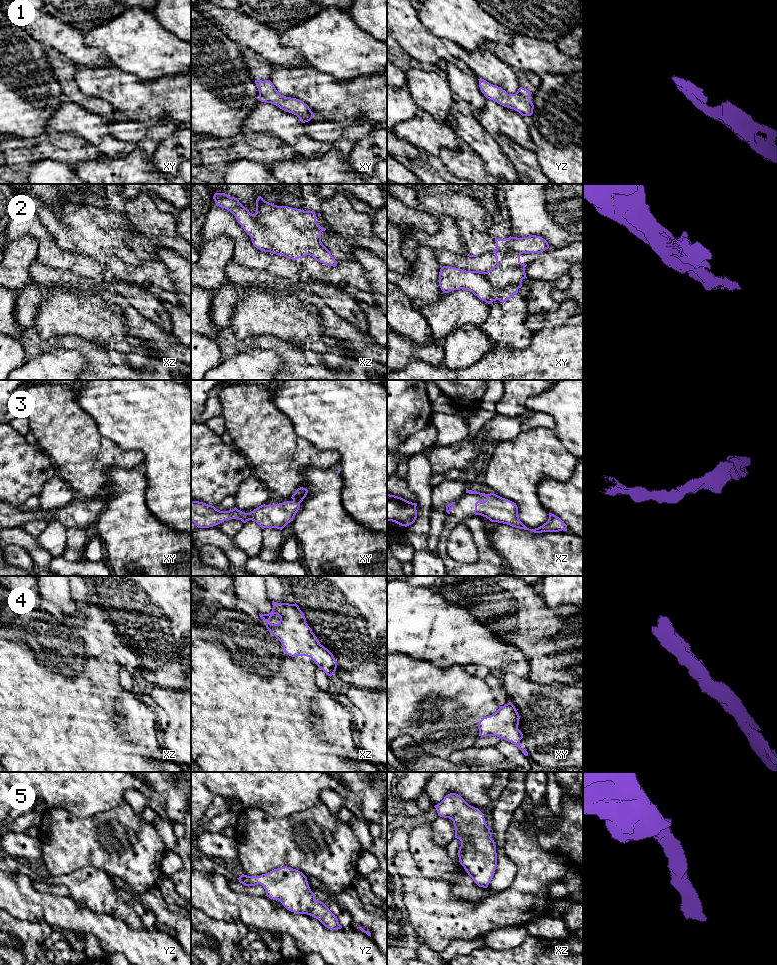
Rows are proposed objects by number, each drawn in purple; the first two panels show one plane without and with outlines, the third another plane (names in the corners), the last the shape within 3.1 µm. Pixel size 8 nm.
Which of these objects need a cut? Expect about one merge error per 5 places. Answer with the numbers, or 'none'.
none

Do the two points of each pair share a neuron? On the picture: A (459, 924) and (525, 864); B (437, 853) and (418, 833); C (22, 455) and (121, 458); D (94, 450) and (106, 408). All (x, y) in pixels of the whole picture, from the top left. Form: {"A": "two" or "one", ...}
{"A": "one", "B": "one", "C": "two", "D": "two"}

